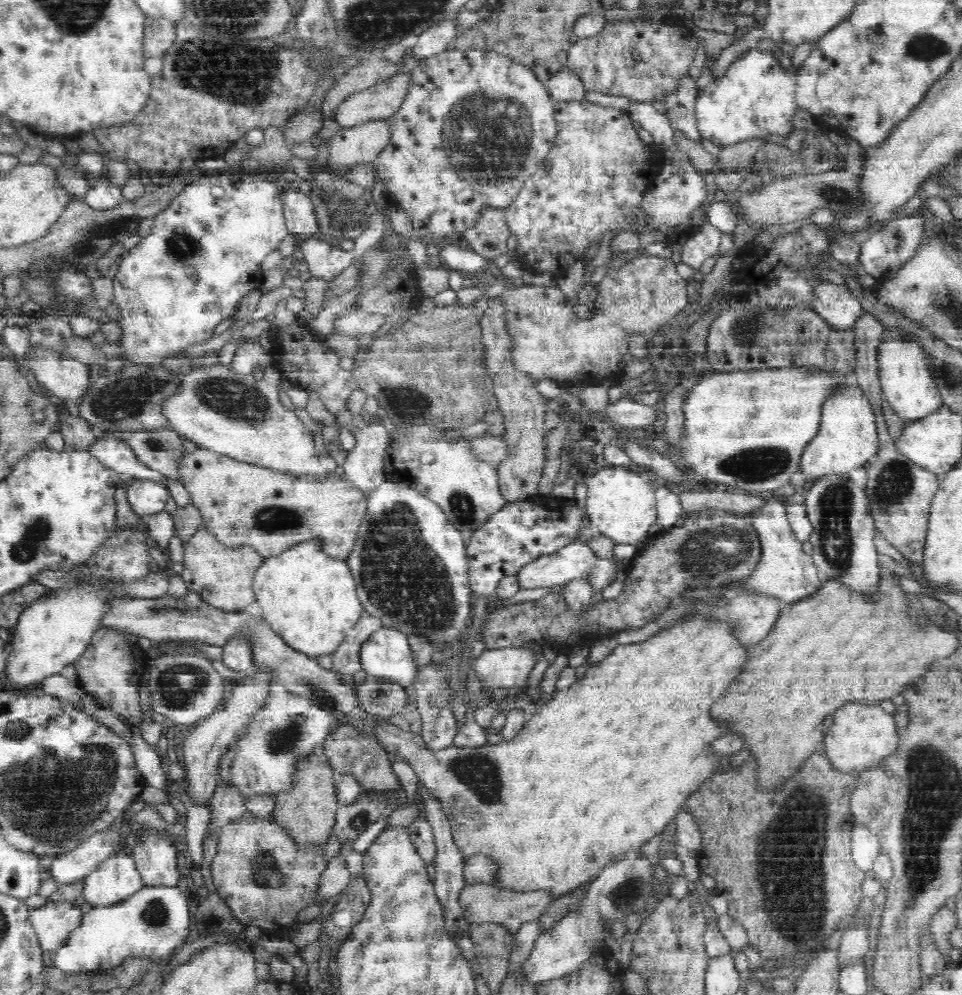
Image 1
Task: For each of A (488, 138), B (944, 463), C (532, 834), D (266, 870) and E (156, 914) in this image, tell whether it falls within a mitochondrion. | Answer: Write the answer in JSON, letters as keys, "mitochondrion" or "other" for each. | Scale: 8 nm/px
{"A":"mitochondrion","B":"other","C":"other","D":"mitochondrion","E":"mitochondrion"}

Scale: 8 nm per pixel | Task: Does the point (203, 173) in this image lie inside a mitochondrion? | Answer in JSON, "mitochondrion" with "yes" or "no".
{"mitochondrion":"no"}

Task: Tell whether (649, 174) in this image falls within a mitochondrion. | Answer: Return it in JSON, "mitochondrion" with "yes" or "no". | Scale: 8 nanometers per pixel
{"mitochondrion":"no"}

